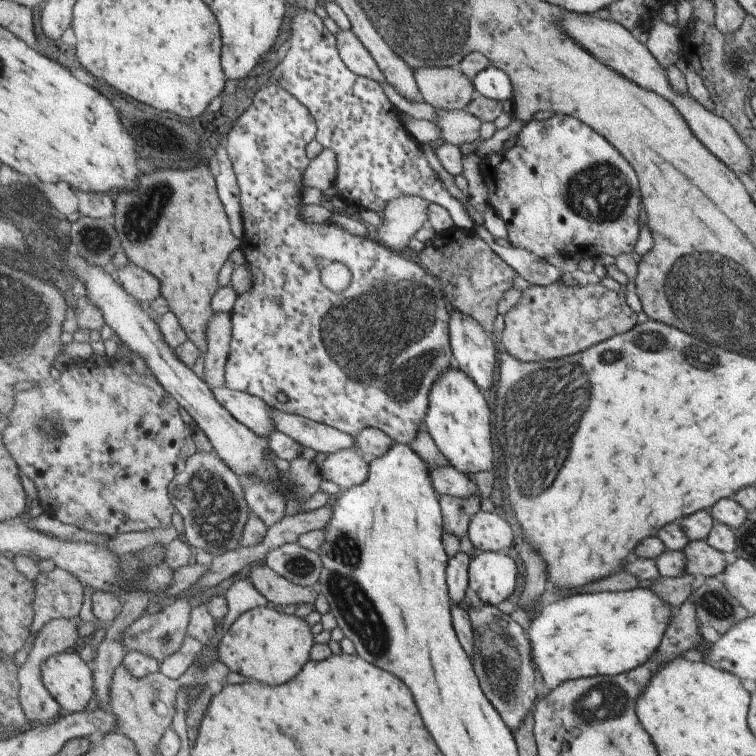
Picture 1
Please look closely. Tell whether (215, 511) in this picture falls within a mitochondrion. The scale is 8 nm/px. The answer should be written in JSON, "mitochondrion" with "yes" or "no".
{"mitochondrion":"yes"}

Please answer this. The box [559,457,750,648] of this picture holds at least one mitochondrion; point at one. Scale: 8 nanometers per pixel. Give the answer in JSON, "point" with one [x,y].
{"point":[714,603]}

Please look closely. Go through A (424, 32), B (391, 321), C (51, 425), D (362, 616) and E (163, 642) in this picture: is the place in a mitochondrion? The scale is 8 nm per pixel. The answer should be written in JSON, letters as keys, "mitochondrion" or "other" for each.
{"A":"mitochondrion","B":"mitochondrion","C":"mitochondrion","D":"mitochondrion","E":"mitochondrion"}

